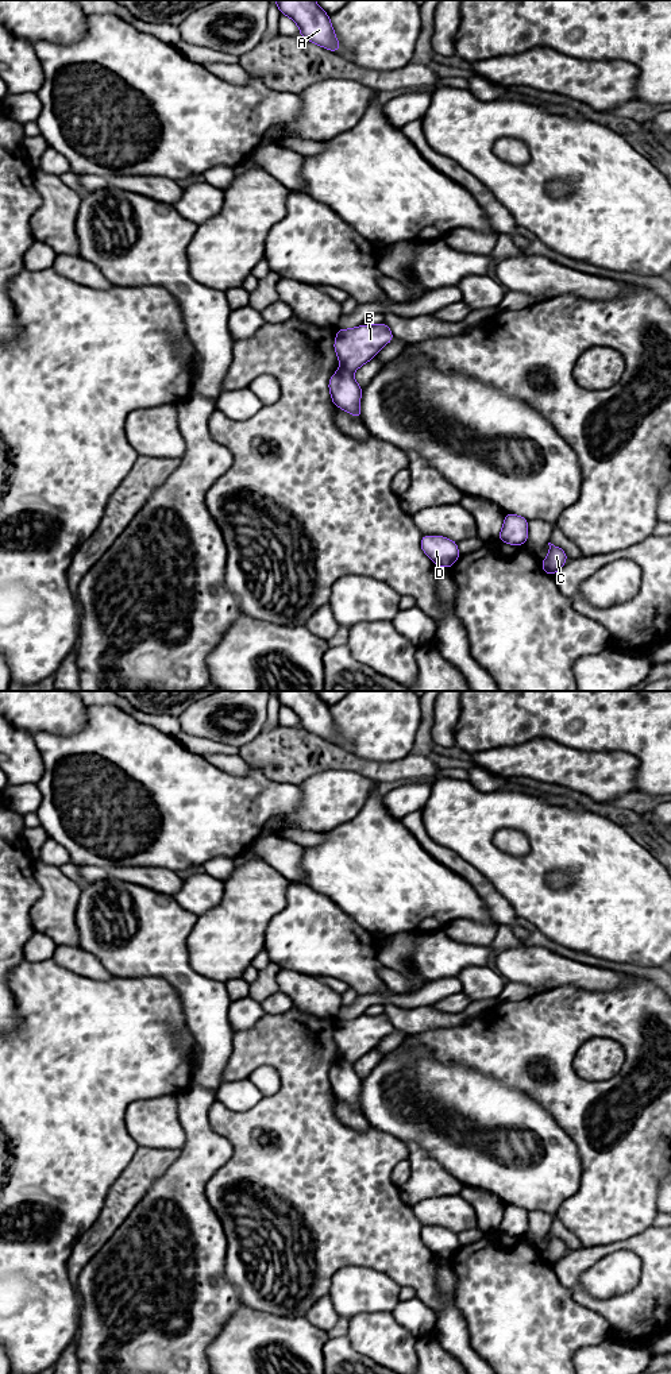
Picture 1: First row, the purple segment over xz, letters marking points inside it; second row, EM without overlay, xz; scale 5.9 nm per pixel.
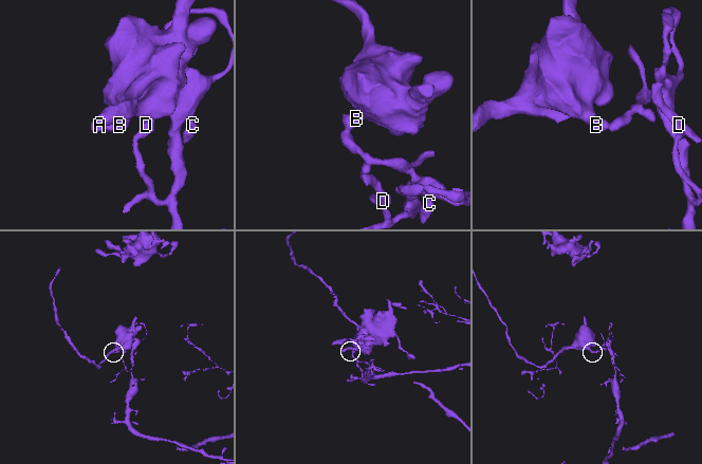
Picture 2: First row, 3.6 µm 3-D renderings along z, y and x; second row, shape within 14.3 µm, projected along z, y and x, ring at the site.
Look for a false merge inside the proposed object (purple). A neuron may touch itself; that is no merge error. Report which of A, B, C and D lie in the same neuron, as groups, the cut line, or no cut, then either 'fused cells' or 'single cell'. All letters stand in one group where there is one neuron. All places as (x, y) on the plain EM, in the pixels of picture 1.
groups A B / C D; cut xz (342, 1058), (351, 1064); fused cells

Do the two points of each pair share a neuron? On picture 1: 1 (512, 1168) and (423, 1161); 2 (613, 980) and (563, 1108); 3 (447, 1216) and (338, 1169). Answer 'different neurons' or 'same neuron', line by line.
1: different neurons
2: different neurons
3: different neurons

